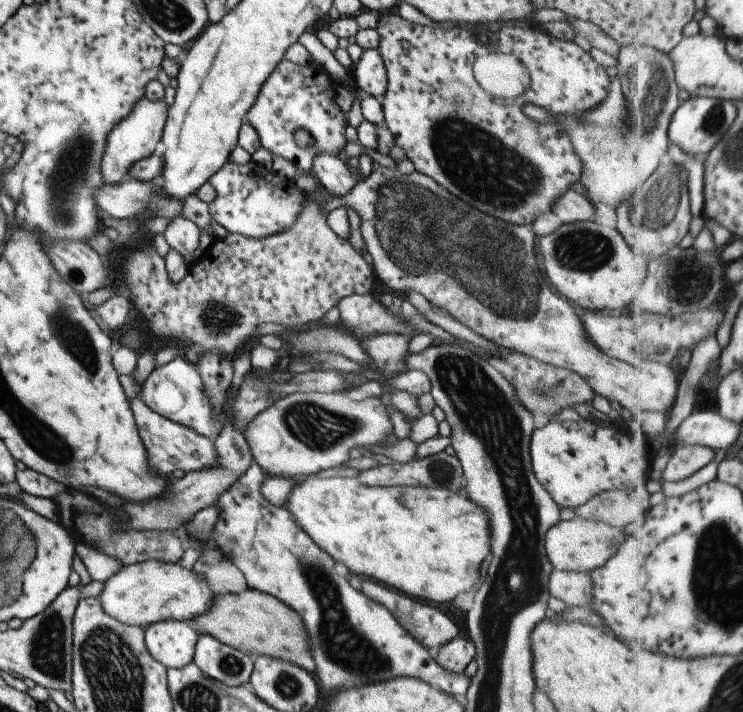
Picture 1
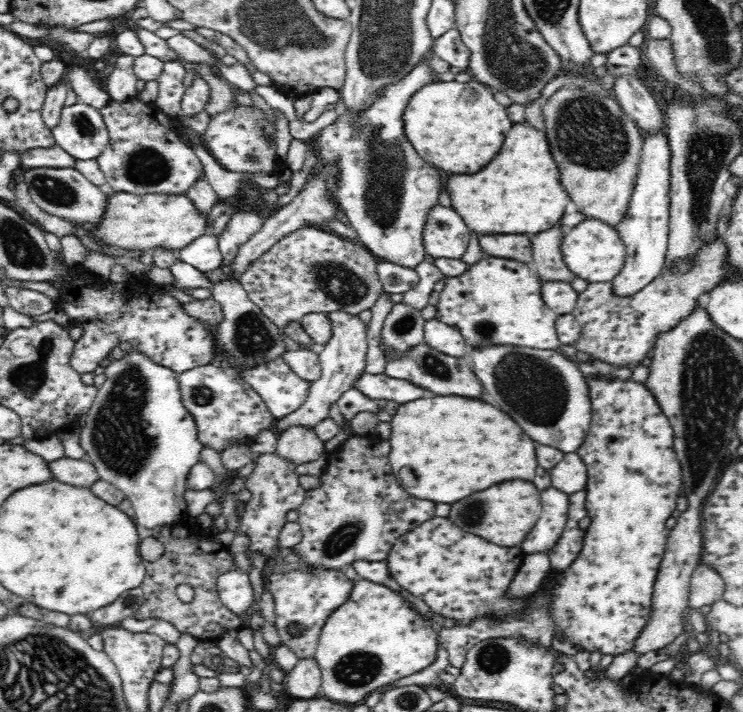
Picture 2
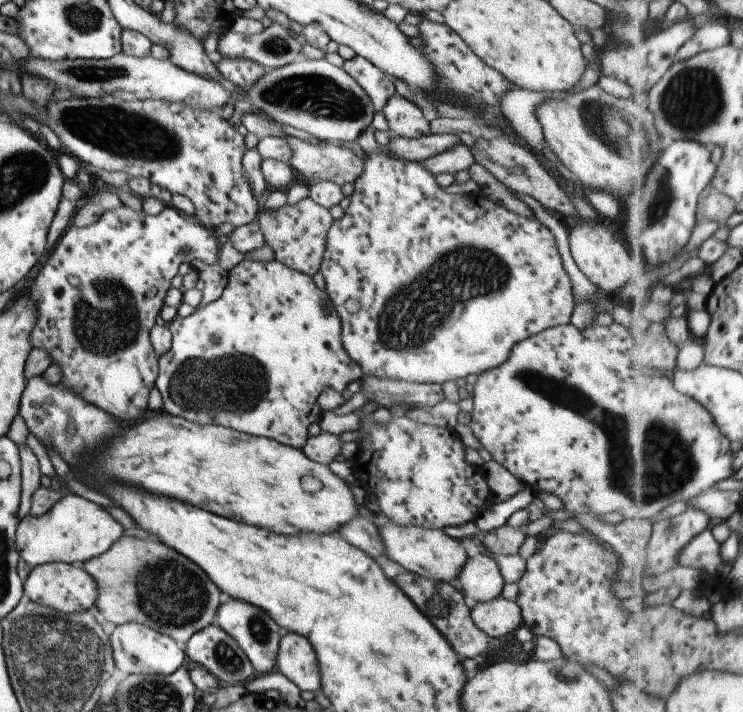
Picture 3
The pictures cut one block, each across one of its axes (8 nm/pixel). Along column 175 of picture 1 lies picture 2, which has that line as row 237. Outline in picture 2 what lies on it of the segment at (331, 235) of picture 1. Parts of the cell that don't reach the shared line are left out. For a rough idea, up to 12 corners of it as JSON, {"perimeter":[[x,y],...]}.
{"perimeter":[[298,228],[240,276],[280,328],[385,294],[362,244]]}

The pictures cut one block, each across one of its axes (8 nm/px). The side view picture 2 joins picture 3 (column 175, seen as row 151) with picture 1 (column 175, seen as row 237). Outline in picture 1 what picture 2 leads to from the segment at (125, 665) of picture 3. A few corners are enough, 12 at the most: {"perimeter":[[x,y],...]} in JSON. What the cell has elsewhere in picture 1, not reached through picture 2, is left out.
{"perimeter":[[186,621],[144,628],[145,644],[167,669],[194,660],[197,634]]}

